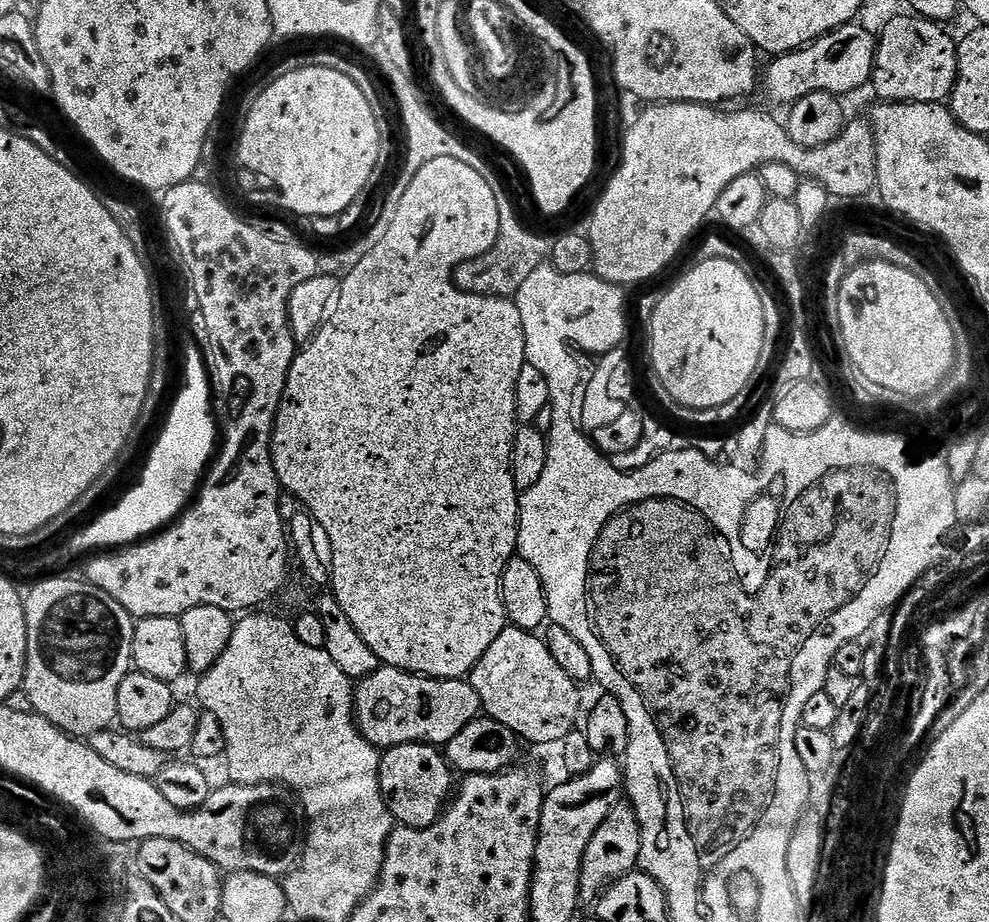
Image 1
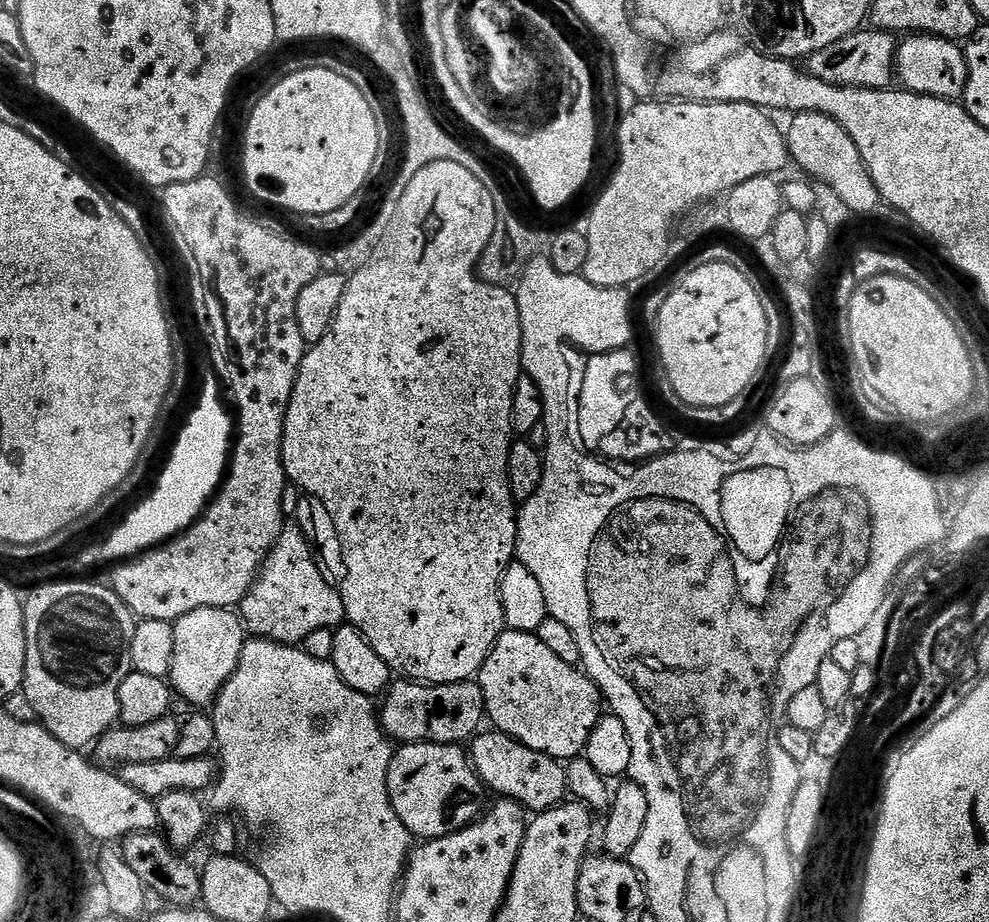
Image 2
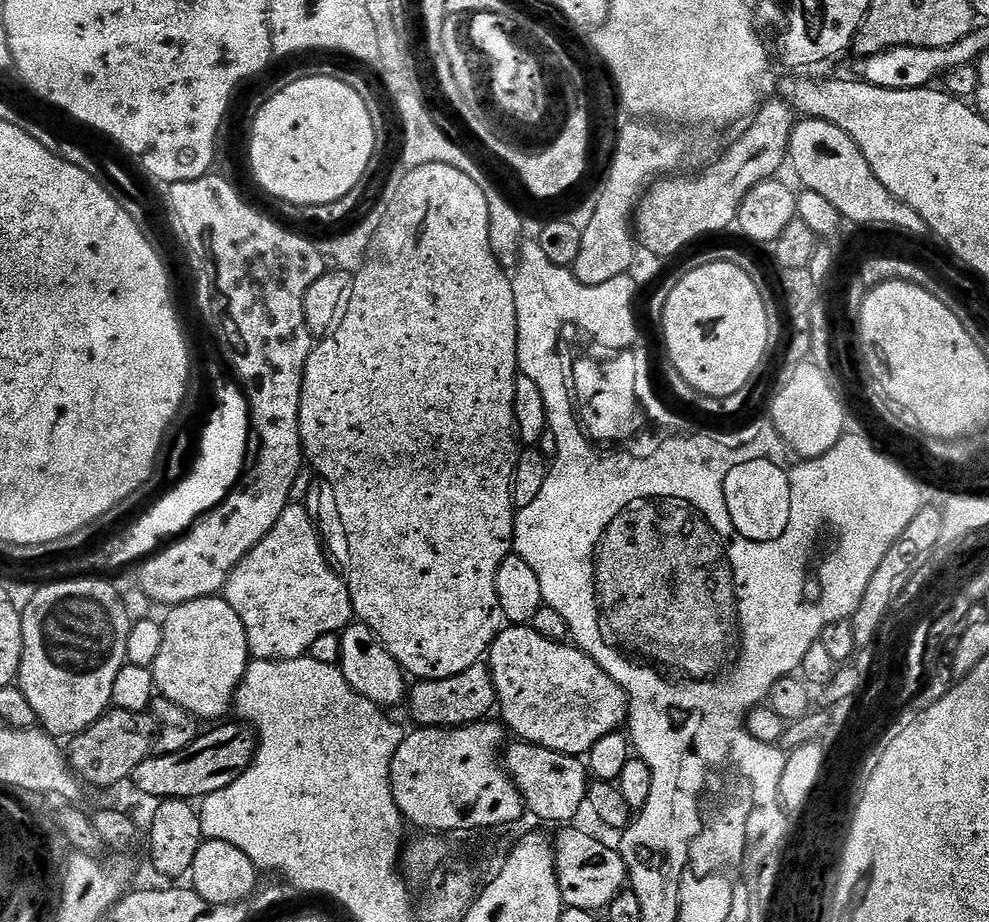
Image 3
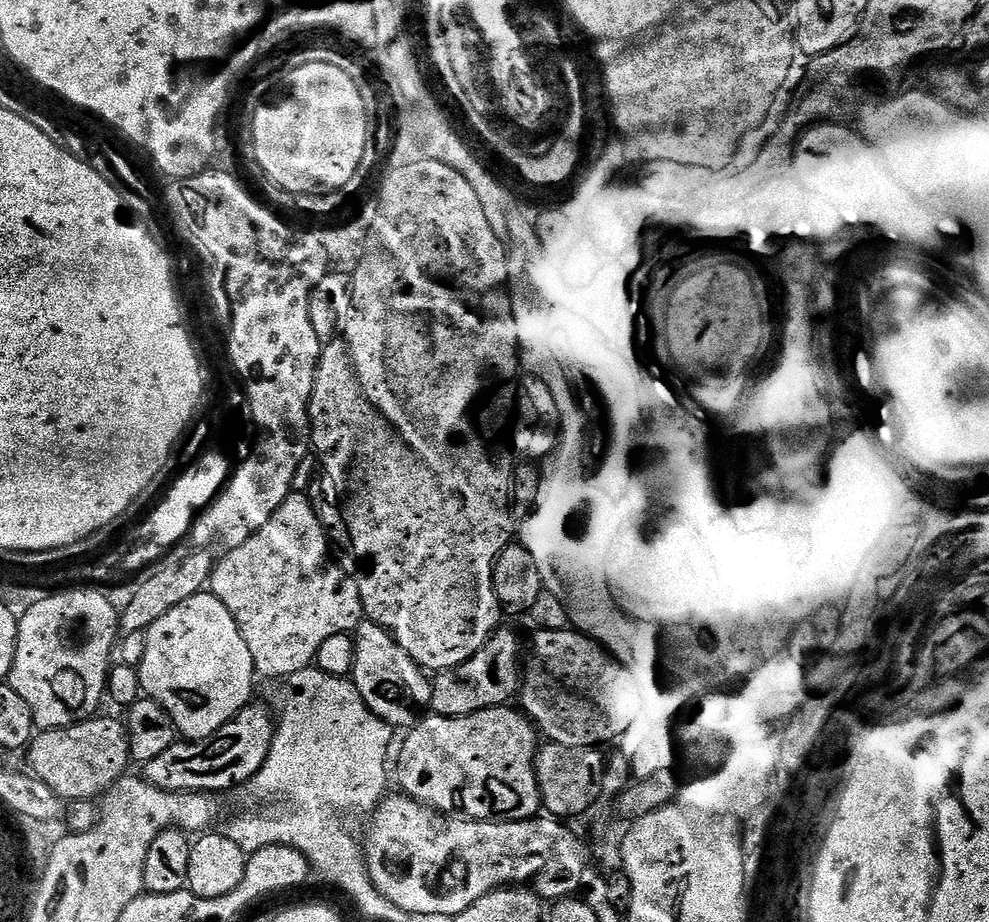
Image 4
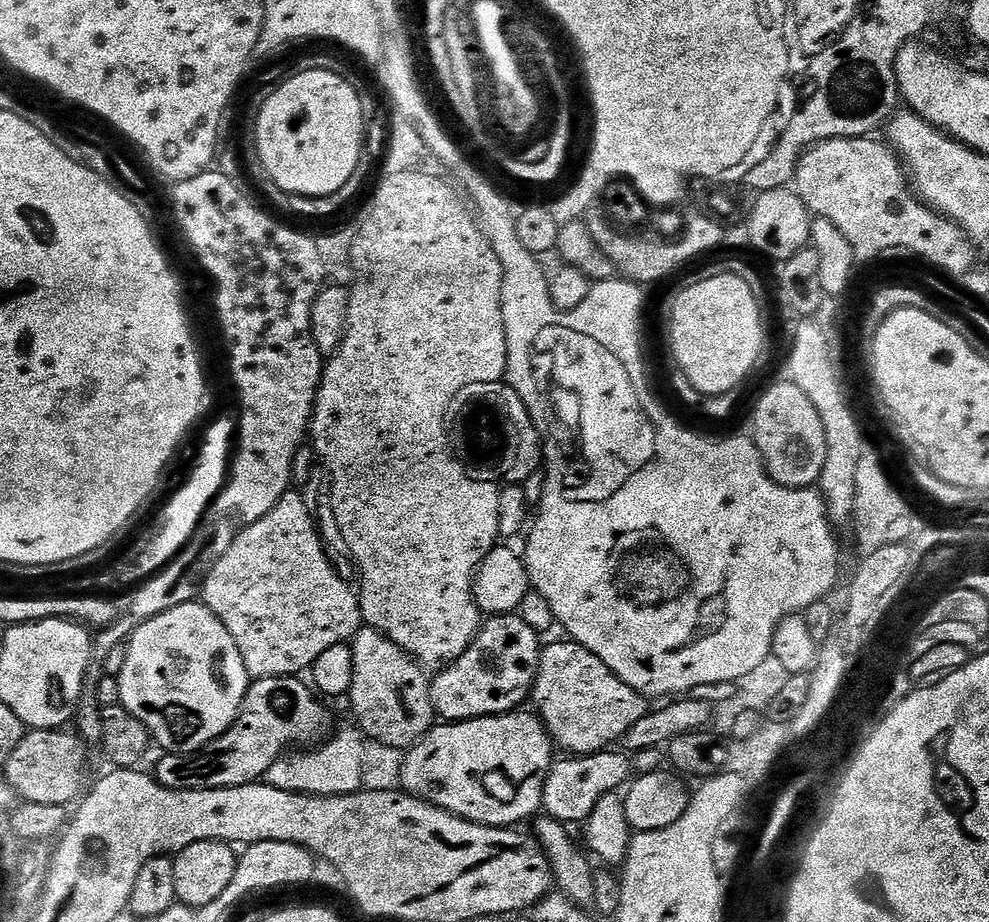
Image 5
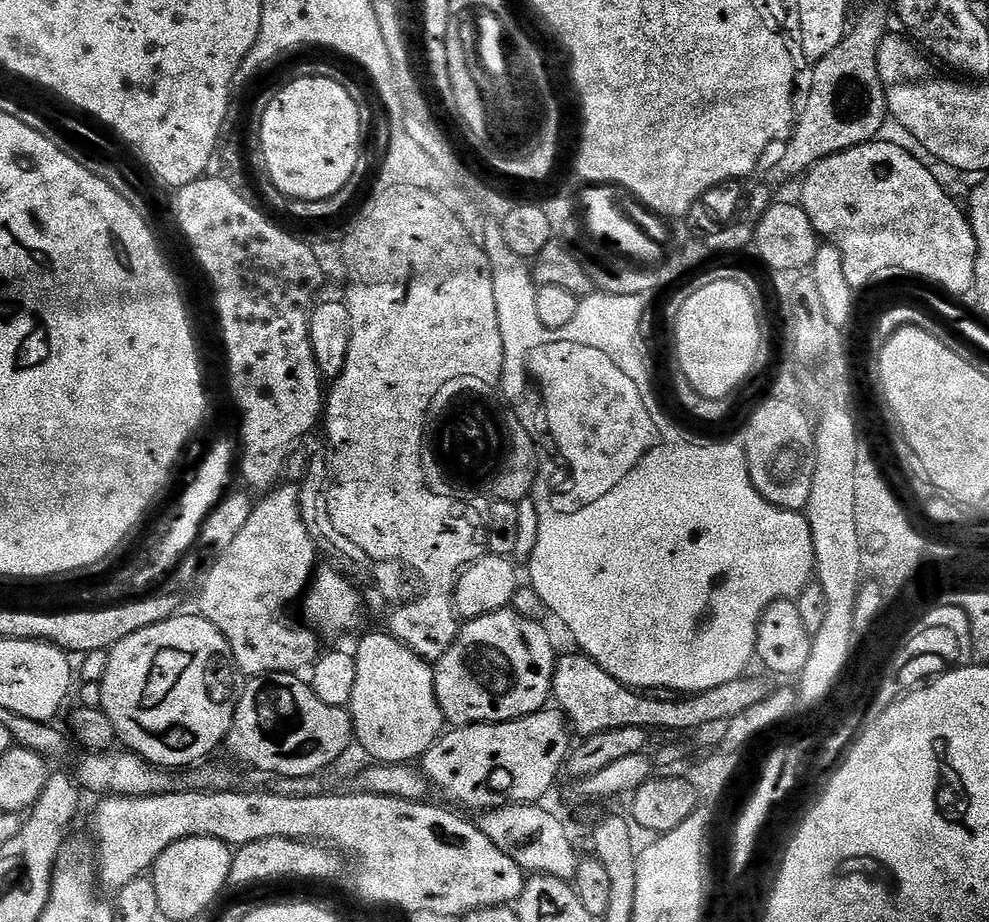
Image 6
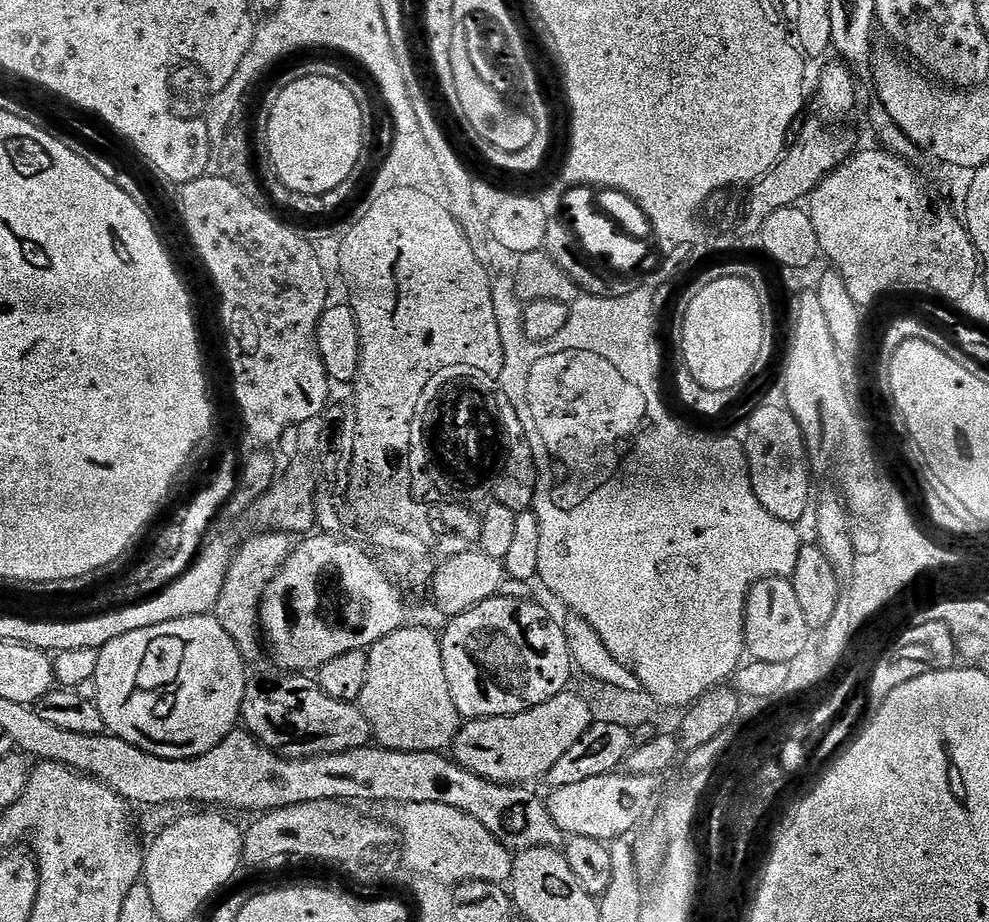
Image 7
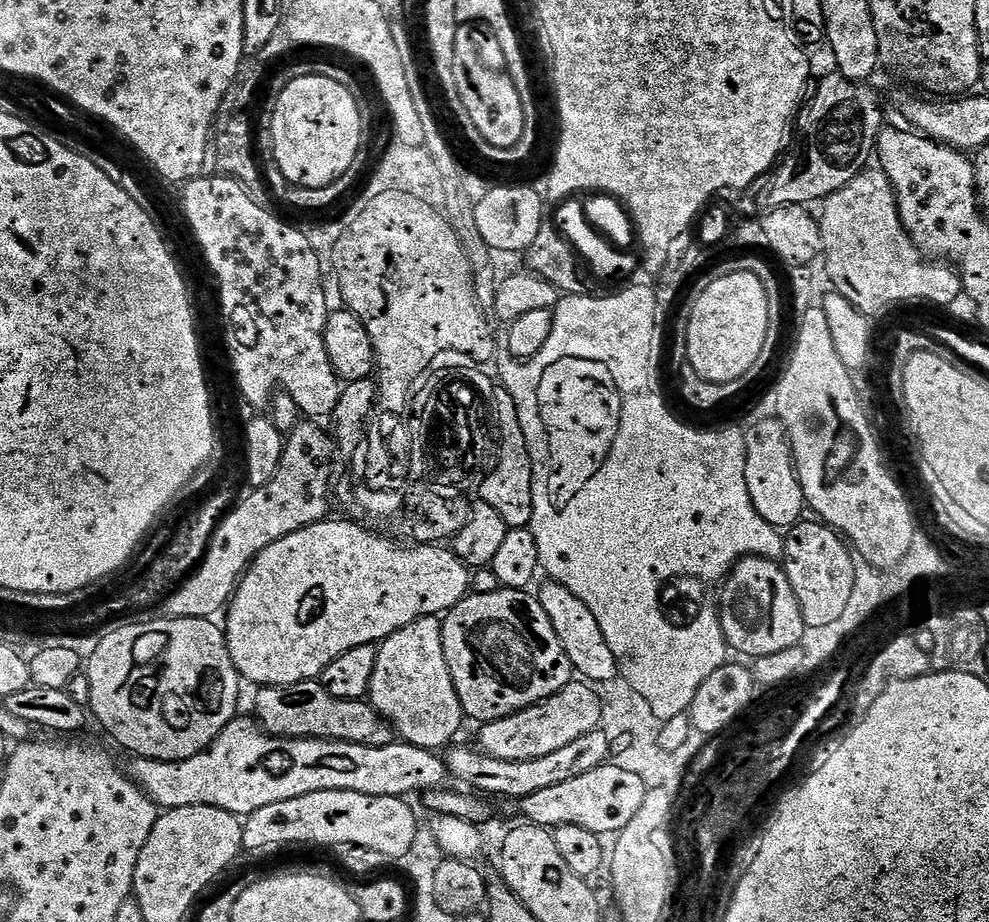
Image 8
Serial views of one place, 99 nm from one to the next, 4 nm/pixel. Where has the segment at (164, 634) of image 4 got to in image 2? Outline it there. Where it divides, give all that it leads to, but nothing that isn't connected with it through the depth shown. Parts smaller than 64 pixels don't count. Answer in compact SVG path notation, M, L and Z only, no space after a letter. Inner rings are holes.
M199 608L190 610L190 614L182 614L182 618L172 624L172 630L170 684L175 695L189 700L192 706L211 705L234 674L244 649L246 629L241 617L227 608Z

